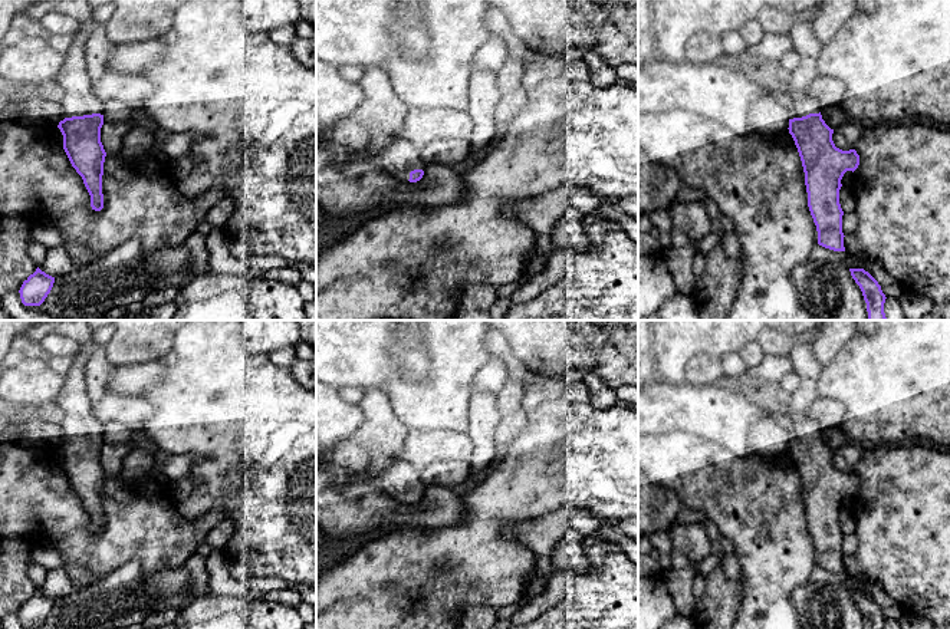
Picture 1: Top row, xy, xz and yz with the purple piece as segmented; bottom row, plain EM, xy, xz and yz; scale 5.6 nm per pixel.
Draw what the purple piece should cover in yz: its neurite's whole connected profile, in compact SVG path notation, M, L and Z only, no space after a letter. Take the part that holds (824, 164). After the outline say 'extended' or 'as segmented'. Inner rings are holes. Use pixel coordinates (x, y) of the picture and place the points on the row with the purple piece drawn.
M805 93L792 99L786 109L789 115L789 134L798 148L808 192L808 207L818 231L818 244L845 251L842 215L839 204L841 180L847 171L855 171L859 155L855 149L842 151L832 141L831 129L821 115L818 99Z; extended

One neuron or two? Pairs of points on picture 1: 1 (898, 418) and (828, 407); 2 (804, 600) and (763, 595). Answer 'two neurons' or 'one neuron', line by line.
1: two neurons
2: two neurons

